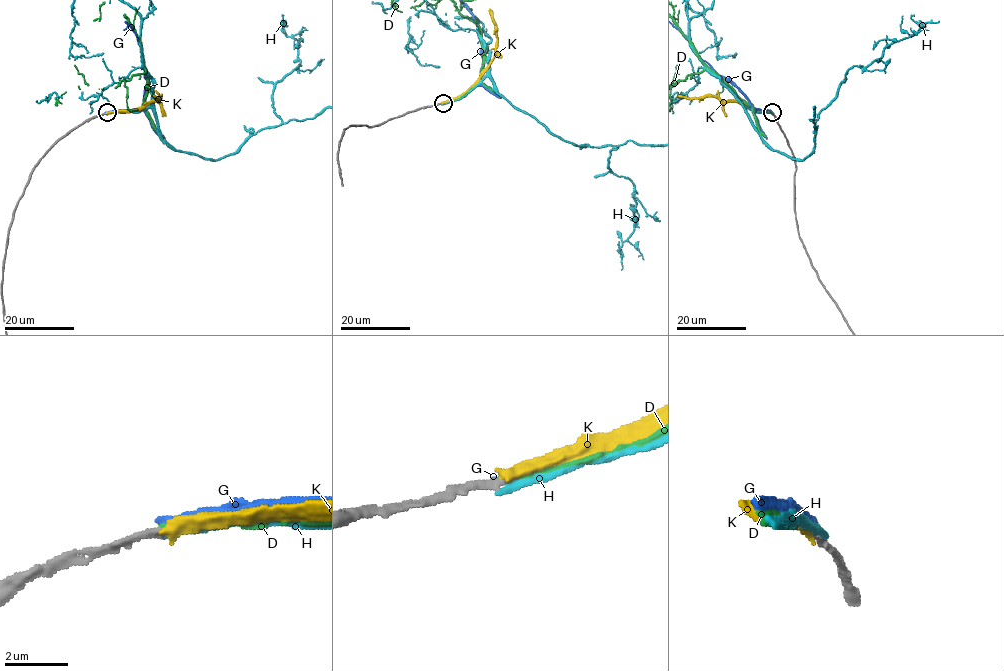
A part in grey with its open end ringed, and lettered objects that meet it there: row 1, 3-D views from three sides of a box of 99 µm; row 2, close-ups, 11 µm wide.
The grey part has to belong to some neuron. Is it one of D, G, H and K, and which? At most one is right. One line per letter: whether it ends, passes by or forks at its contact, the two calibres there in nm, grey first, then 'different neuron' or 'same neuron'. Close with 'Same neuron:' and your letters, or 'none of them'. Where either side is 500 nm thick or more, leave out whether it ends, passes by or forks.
D: it ends | 220/200 nm | same neuron
G: it ends | 200/260 nm | different neuron
H: it ends | 220/280 nm | different neuron
K: it ends | 200/380 nm | different neuron
Same neuron: D

